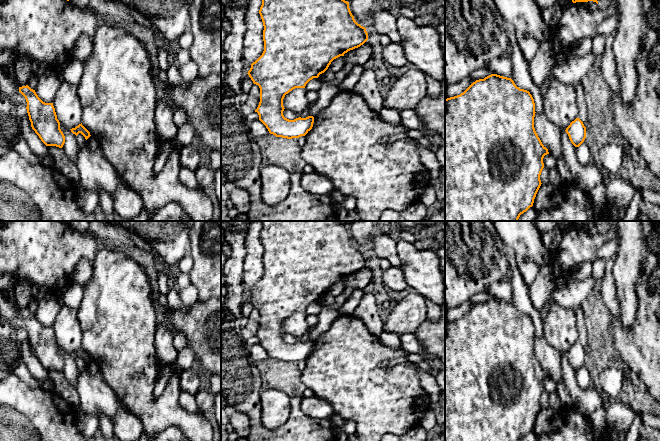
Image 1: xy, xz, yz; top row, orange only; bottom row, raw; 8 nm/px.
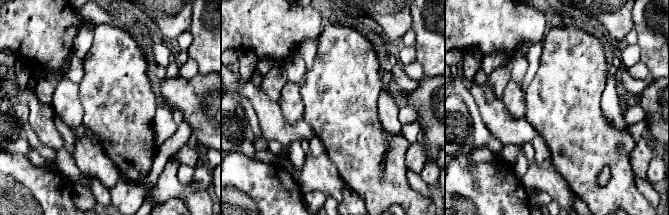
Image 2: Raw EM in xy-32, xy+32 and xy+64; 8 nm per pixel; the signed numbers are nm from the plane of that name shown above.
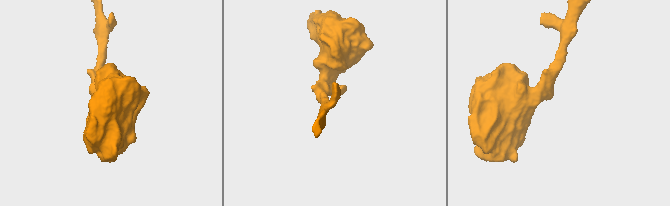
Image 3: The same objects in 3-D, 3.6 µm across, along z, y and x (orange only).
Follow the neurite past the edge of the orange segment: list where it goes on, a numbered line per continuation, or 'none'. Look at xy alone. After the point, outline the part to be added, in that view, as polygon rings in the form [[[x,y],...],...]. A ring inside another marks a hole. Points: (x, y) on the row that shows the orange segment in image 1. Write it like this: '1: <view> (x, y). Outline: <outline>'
1: xy (8, 87). Outline: [[[0,67],[0,95],[8,98],[21,111],[26,110],[27,102],[25,97],[19,92],[16,79],[10,70]]]

